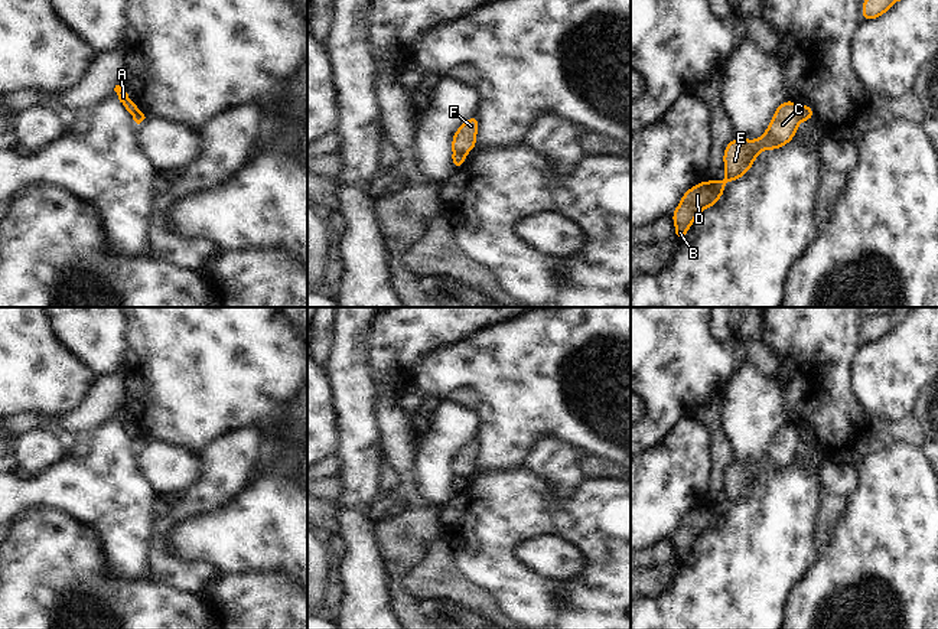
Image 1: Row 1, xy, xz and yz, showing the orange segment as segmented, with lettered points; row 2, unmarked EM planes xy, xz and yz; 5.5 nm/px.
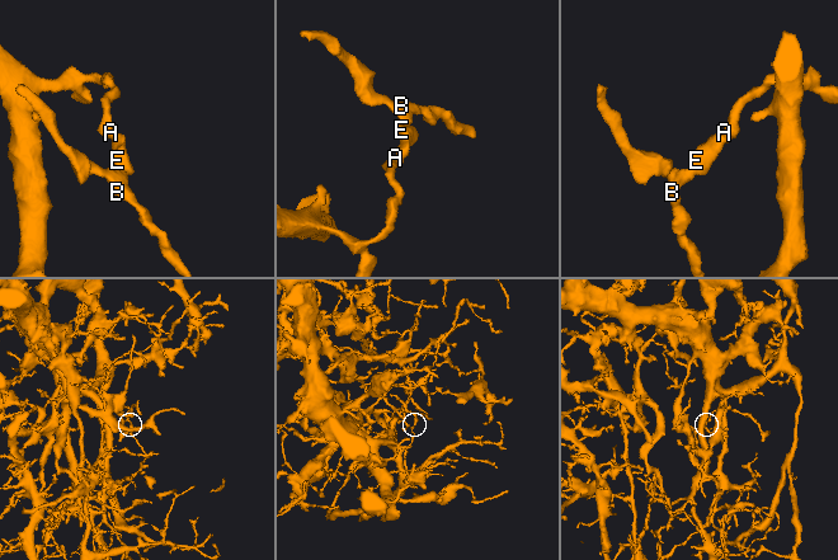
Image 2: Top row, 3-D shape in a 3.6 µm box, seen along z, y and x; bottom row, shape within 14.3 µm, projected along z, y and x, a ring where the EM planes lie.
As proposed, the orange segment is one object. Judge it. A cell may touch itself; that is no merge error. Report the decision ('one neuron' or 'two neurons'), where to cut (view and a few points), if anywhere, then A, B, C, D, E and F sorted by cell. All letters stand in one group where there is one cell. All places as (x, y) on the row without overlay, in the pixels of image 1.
two neurons; cut yz (795, 427), (801, 443); groups A / B C D E F

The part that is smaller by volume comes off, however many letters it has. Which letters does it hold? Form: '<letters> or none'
B, C, D, E, F

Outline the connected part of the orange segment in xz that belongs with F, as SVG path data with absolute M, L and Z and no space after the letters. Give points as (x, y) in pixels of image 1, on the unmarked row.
M478 437L463 444L452 460L452 473L456 476L468 478L470 473L478 470L476 459L479 453Z

